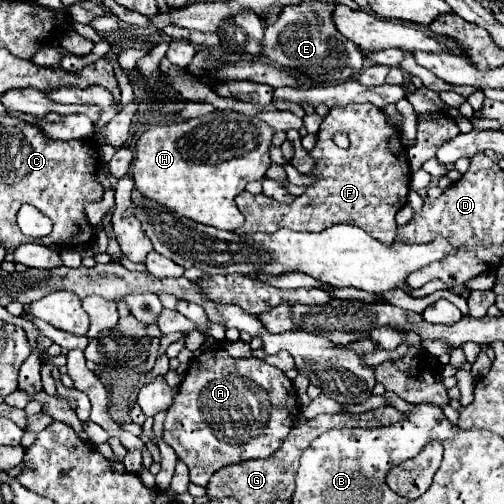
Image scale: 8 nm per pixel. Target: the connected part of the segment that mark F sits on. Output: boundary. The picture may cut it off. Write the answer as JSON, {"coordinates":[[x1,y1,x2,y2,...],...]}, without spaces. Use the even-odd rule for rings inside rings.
{"coordinates":[[369,102,331,108,317,132,317,144,309,156,315,160,315,168,307,176,315,176,315,184,305,186,305,192,295,200,277,202,265,194,253,196,249,192,241,192,235,198,239,212,245,216,245,224,237,232,273,234,279,228,321,232,335,224,353,224,379,242,393,244,397,236,395,214,407,204,411,168,405,146,401,144,401,132,387,114],[337,132,349,136,351,144,347,150,333,144]]}

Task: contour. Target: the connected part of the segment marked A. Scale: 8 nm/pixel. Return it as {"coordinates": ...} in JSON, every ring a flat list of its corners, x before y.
{"coordinates":[[223,348,203,350,189,364,179,394,167,410,163,440,187,464,191,482,205,486,227,464,271,456,287,438,297,412,293,382,279,368,253,358,235,360]]}

